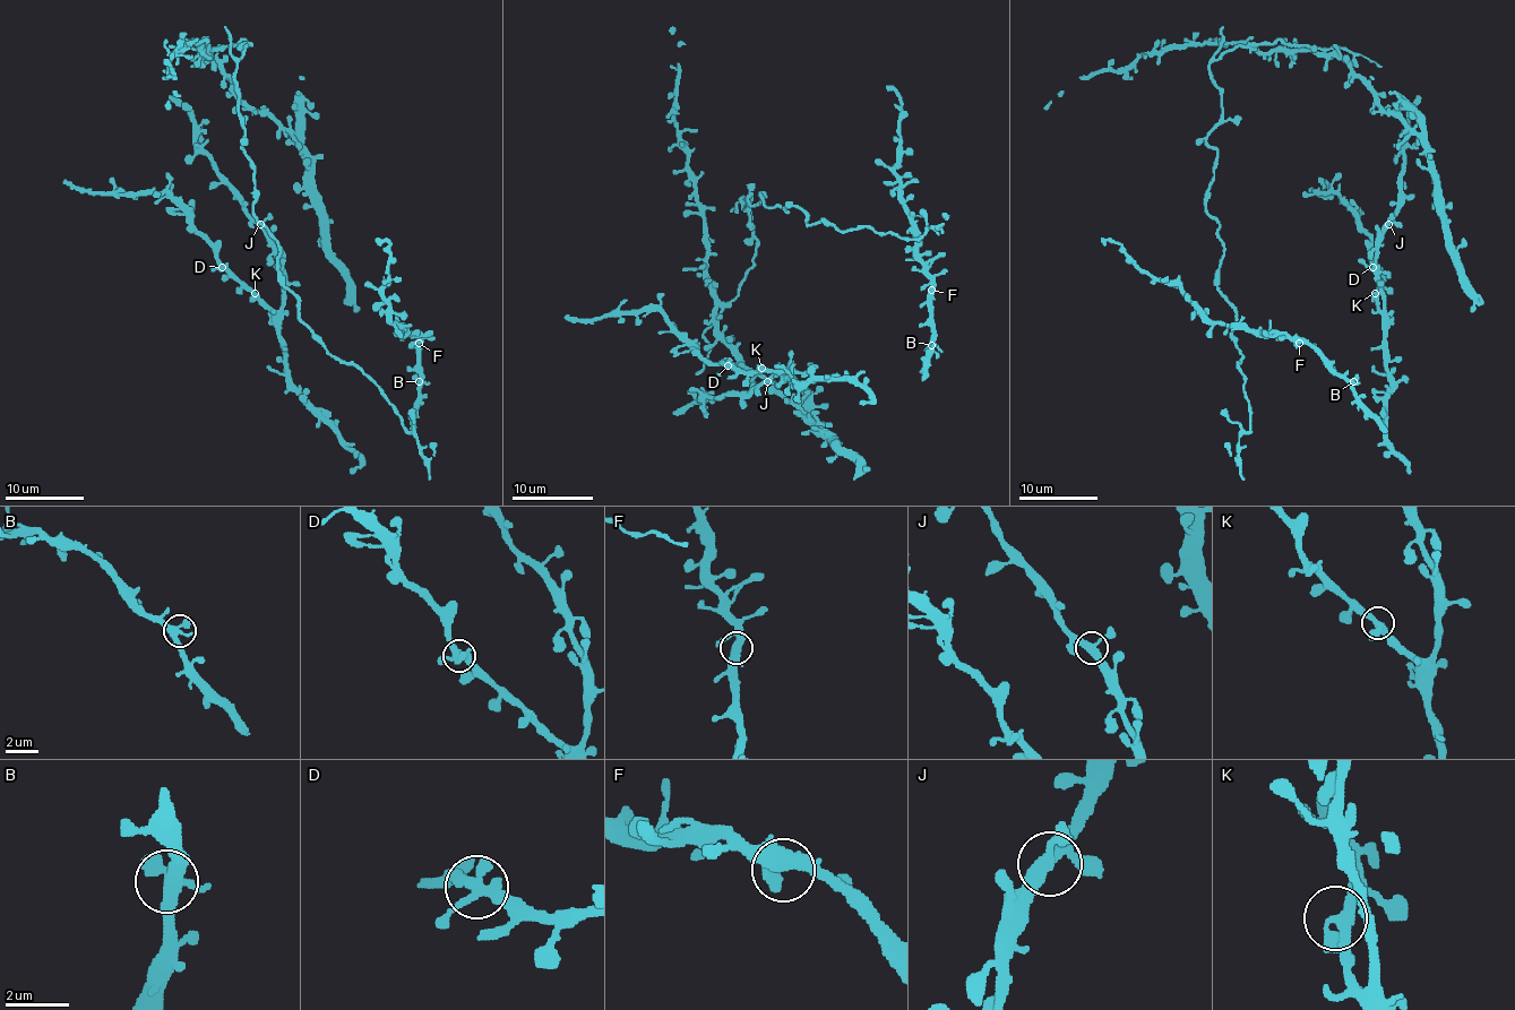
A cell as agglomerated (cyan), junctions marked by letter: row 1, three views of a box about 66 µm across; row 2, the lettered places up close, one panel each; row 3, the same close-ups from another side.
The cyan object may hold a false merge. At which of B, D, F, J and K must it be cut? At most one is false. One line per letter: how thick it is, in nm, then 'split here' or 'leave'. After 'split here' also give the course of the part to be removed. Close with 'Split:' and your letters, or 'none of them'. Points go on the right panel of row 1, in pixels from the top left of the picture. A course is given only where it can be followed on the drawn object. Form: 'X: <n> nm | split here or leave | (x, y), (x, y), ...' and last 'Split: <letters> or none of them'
B: 380 nm | leave
D: 360 nm | leave
F: 400 nm | leave
J: 360 nm | leave
K: 340 nm | leave
Split: none of them

